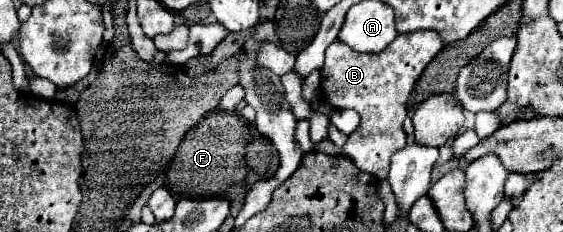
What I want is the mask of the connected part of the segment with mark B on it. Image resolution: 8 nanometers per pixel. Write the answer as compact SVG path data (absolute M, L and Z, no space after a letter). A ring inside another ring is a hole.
M412 31L398 35L382 53L358 53L346 43L334 41L326 49L322 67L322 89L326 103L334 109L354 109L360 115L360 125L348 135L342 153L350 157L358 169L386 179L390 157L406 145L402 123L406 119L406 101L424 67L444 47L434 31Z

